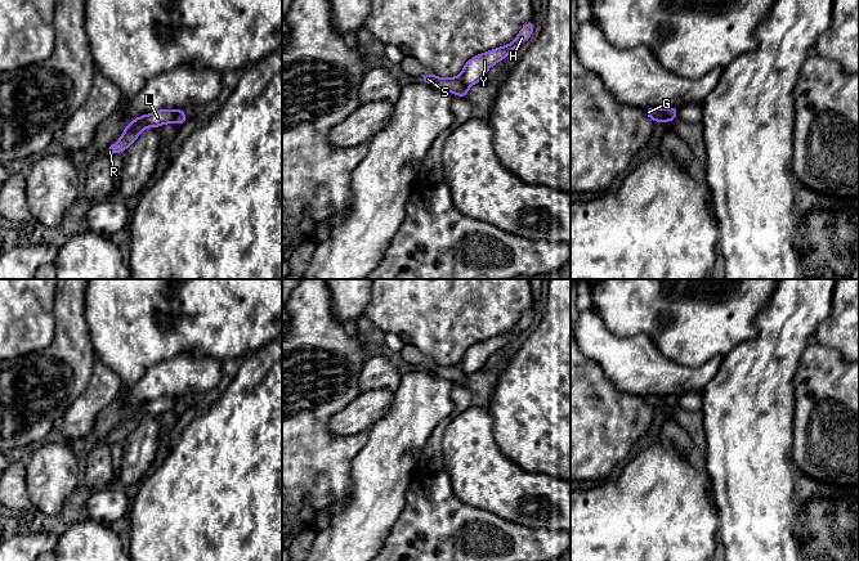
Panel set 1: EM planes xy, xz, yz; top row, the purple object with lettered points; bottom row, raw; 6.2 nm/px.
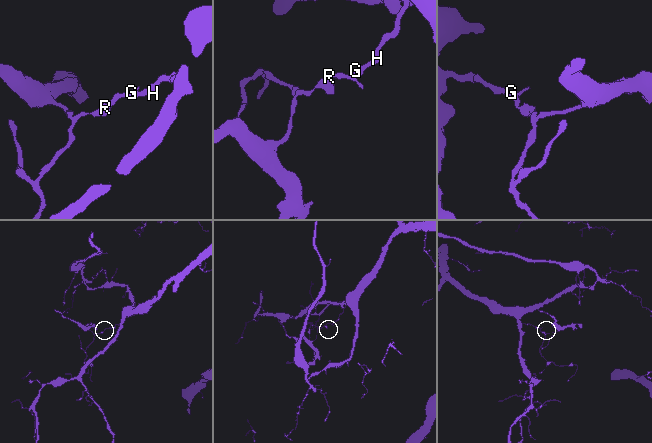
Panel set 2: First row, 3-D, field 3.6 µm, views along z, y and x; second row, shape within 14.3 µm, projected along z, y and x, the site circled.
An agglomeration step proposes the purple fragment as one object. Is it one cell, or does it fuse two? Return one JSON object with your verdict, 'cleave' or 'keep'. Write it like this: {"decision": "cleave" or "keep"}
{"decision": "cleave"}

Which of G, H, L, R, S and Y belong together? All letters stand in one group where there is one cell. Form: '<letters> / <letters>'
G H Y / L R S

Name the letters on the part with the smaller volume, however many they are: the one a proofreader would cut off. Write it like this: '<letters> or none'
L, R, S

